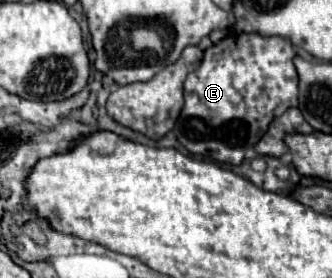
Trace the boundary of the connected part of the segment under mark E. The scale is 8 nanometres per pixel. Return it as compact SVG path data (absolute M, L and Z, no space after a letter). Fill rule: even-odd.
M255 32L231 36L207 48L201 66L185 80L185 106L173 128L177 140L193 154L205 154L223 164L241 164L245 150L259 142L269 122L287 108L297 106L297 70L293 66L293 56L295 48L287 38L261 36Z

